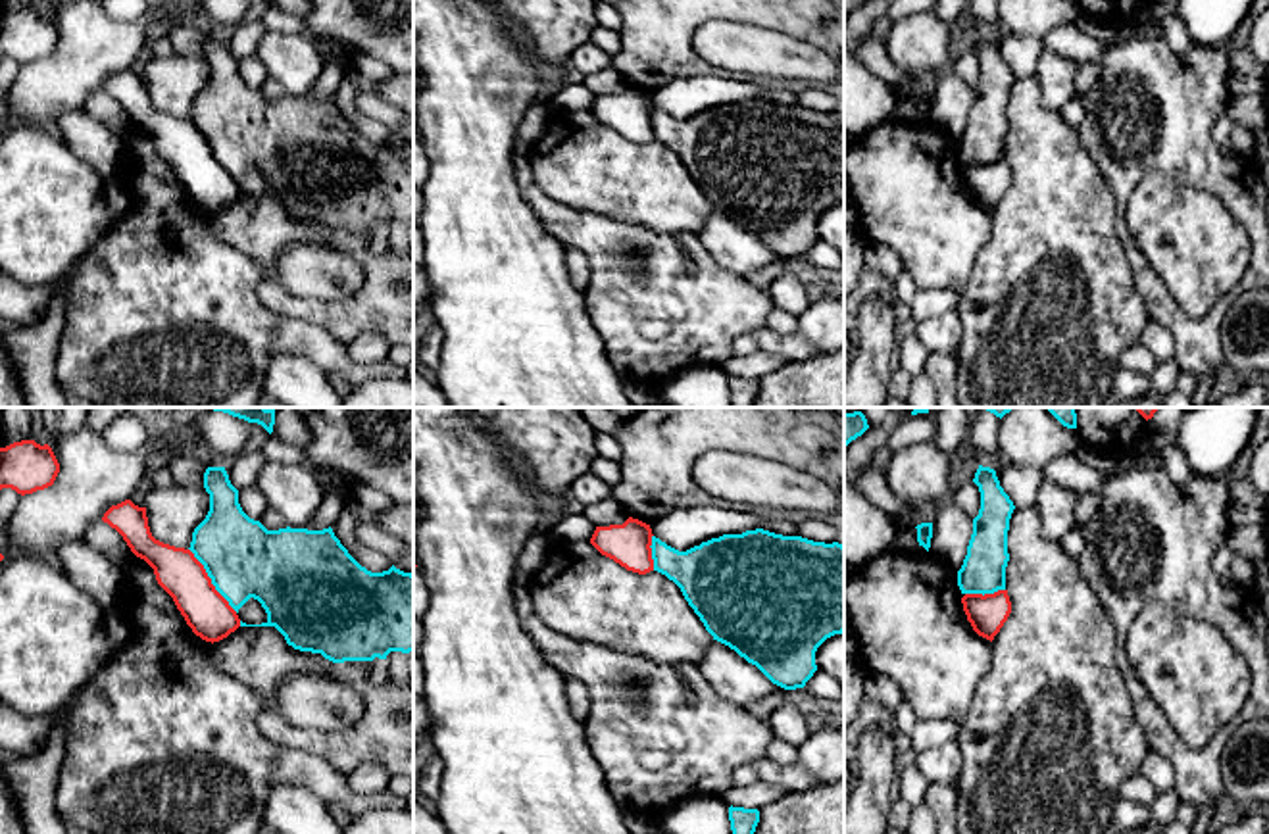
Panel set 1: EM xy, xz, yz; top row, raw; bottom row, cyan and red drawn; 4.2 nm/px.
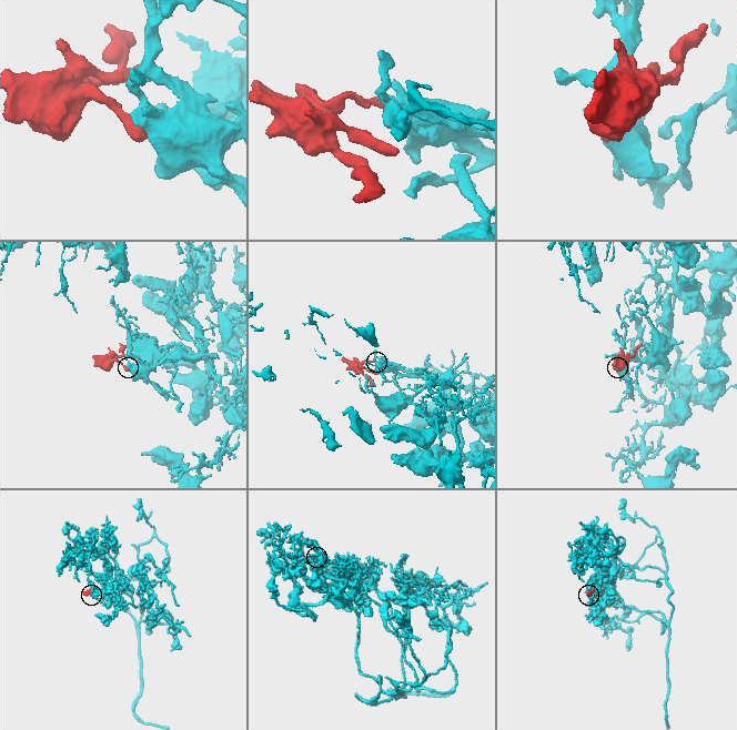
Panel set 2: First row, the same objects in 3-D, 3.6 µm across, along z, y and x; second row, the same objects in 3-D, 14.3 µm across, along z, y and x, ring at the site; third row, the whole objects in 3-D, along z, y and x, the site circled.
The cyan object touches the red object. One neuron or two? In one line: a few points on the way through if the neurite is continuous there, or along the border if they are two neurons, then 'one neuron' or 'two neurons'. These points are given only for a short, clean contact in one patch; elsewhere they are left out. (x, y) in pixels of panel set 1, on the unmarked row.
border xy (189, 118), (214, 158), (237, 181); two neurons

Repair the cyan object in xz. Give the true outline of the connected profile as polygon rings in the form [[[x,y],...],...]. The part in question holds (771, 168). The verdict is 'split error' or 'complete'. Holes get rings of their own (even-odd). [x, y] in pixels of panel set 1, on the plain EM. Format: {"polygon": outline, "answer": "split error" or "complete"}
{"polygon": [[[763,98],[723,104],[679,121],[652,106],[654,140],[673,150],[713,209],[729,215],[784,259],[804,258],[817,240],[815,221],[831,206],[844,202],[844,115],[802,106],[783,106]]], "answer": "complete"}

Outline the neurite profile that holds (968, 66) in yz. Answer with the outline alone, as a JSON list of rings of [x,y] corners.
[[[963,52],[952,60],[952,69],[961,77],[961,81],[975,88],[981,79],[981,61],[979,56],[971,52]]]

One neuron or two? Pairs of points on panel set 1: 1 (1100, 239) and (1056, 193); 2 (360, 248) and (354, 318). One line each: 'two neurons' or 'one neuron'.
1: one neuron
2: one neuron

